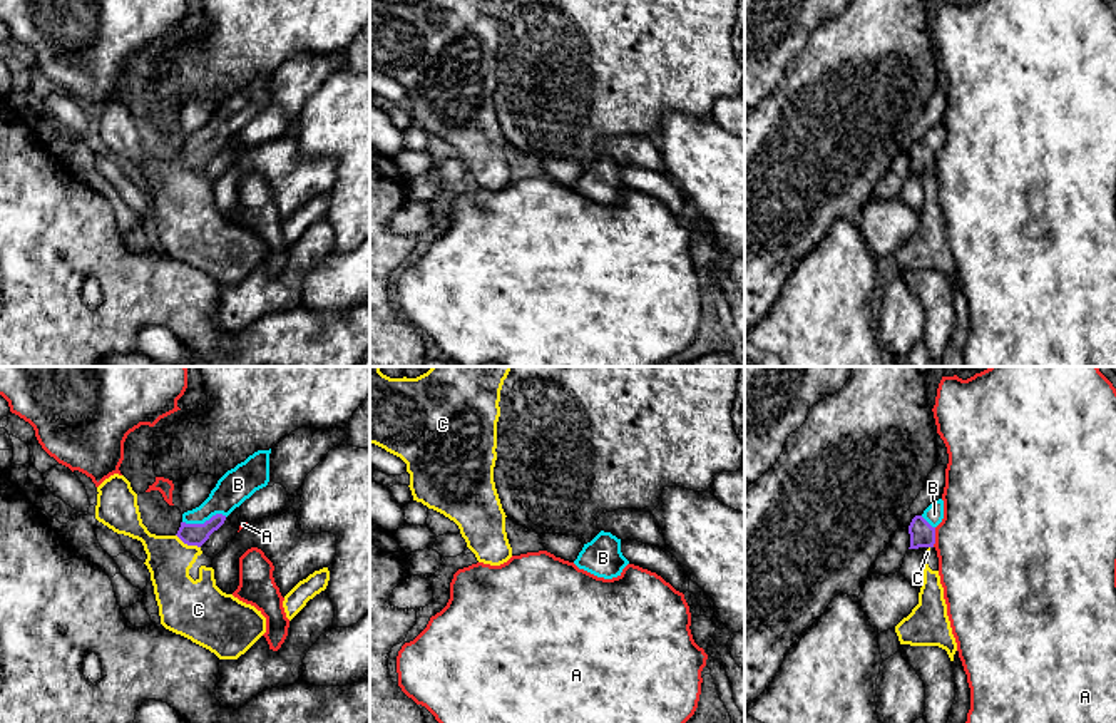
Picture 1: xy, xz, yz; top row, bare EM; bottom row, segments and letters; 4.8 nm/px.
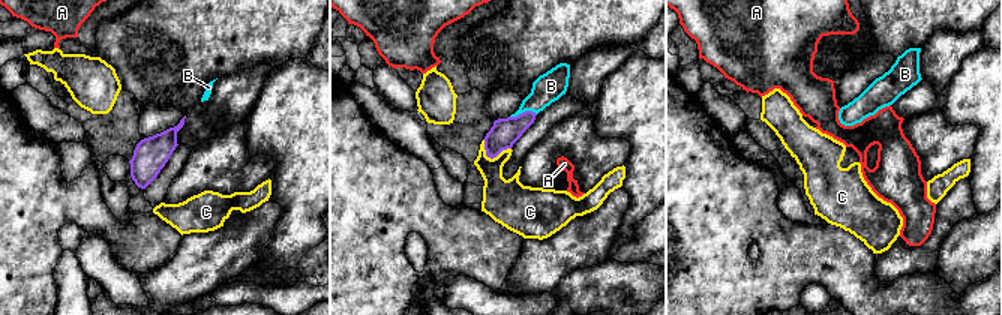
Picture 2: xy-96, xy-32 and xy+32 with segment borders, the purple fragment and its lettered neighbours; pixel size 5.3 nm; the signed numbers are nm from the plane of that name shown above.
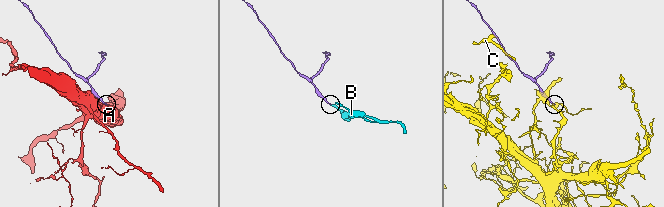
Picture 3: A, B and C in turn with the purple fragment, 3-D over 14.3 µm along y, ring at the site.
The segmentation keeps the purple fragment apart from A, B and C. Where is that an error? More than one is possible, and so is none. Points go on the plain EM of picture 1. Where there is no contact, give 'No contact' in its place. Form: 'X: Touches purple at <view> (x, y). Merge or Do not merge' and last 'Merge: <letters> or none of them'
A: Touches purple at yz (934, 163). Do not merge
B: Touches purple at xy (206, 146). Merge
C: Touches purple at xy (188, 169). Do not merge
Merge: B

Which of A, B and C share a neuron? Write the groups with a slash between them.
A / B / C

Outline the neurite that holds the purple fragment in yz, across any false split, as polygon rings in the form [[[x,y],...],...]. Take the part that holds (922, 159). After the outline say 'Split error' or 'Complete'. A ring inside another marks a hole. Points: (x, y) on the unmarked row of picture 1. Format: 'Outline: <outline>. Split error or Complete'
Outline: [[[939,124],[932,127],[922,141],[915,141],[909,151],[910,172],[934,172],[935,169],[935,152],[944,144],[944,126]]]. Split error

